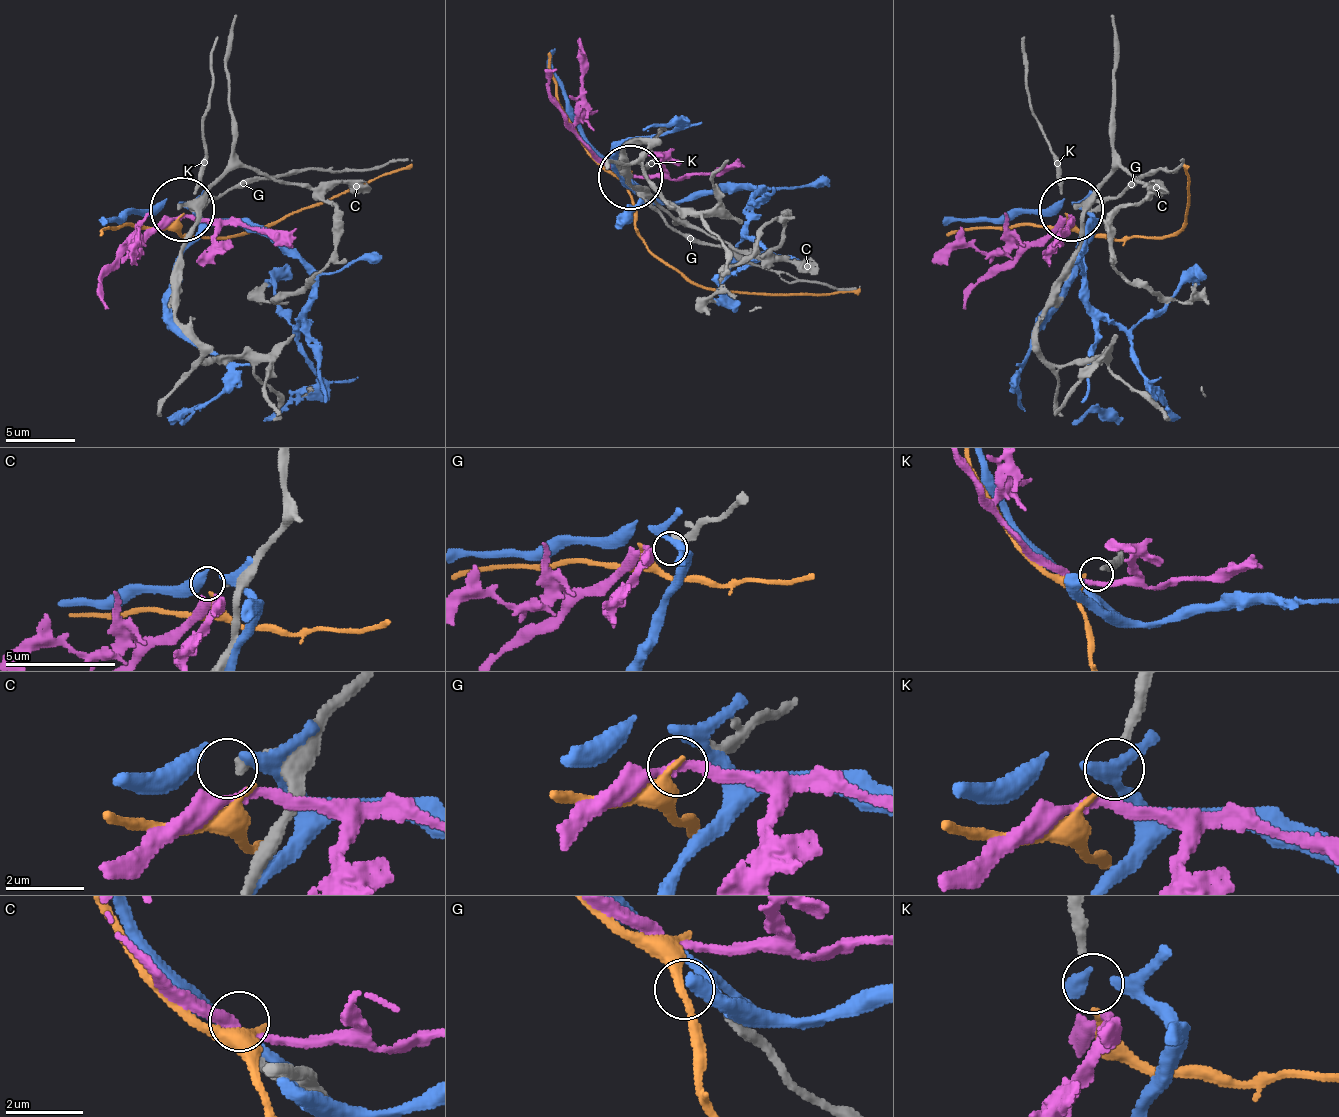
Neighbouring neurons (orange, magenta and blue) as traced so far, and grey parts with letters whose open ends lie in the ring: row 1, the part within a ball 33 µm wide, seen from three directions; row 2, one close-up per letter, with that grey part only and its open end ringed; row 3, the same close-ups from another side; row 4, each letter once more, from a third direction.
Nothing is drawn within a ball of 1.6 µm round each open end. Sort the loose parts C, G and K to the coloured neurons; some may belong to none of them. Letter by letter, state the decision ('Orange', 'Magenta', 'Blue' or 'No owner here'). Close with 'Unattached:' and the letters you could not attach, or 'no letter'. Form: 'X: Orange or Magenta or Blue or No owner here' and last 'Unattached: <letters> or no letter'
C: No owner here
G: Magenta
K: Orange
Unattached: C

